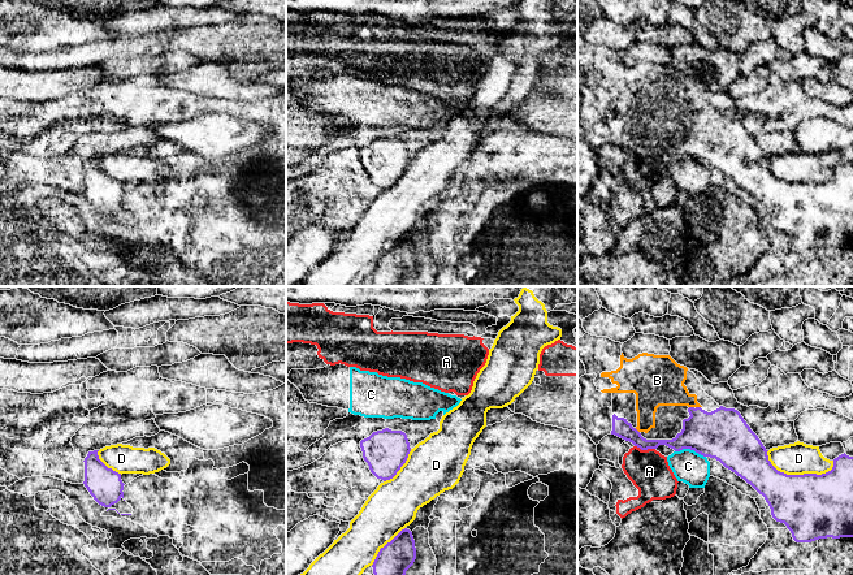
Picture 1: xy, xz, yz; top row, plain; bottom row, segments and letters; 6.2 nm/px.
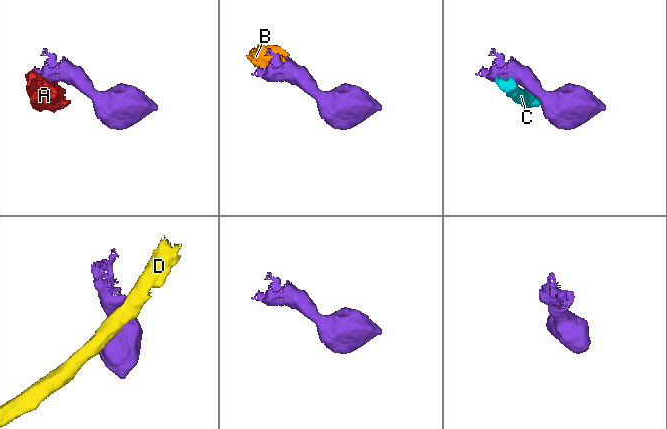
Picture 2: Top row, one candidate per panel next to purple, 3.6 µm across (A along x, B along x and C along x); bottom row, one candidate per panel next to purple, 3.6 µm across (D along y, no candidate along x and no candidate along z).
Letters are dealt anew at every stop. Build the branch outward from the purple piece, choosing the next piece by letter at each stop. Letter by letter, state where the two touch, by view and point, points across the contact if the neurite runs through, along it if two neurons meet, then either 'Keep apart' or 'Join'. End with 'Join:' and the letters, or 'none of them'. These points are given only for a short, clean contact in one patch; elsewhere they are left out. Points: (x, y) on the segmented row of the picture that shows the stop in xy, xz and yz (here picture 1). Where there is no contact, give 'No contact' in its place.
A: Touches purple at yz (645, 449). Boundary: yz (635, 445), (641, 449), (654, 449). Keep apart
B: Touches purple at yz (692, 407). Join
C: Touches purple at yz (691, 449). Keep apart
D: Touches purple at yz (797, 475). Keep apart
Join: B

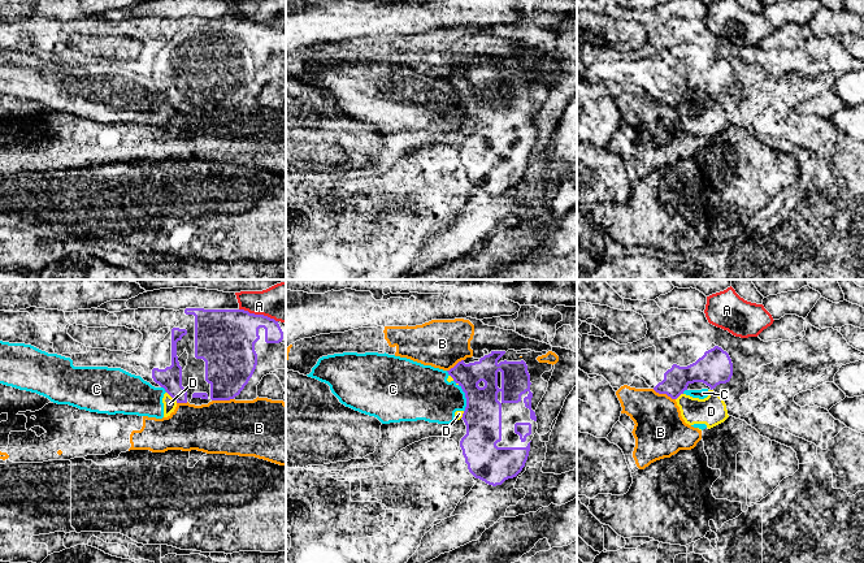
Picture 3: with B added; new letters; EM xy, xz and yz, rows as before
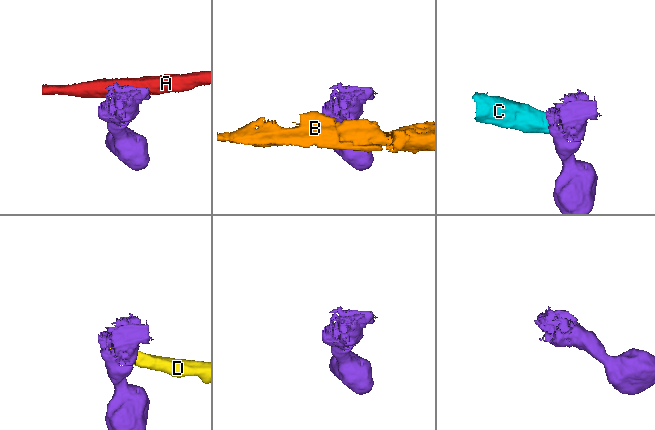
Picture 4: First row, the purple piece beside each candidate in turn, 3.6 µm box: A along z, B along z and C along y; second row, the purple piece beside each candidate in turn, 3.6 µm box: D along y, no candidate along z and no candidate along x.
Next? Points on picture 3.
A: Touches purple at xy (259, 315). Keep apart
B: Touches purple at yz (664, 393). Boundary: yz (652, 389), (665, 393), (674, 399). Keep apart
C: Touches purple at xz (465, 397). Boundary: xz (457, 385), (464, 393), (464, 411). Keep apart
D: Touches purple at xy (172, 397). Keep apart
Join: none of them

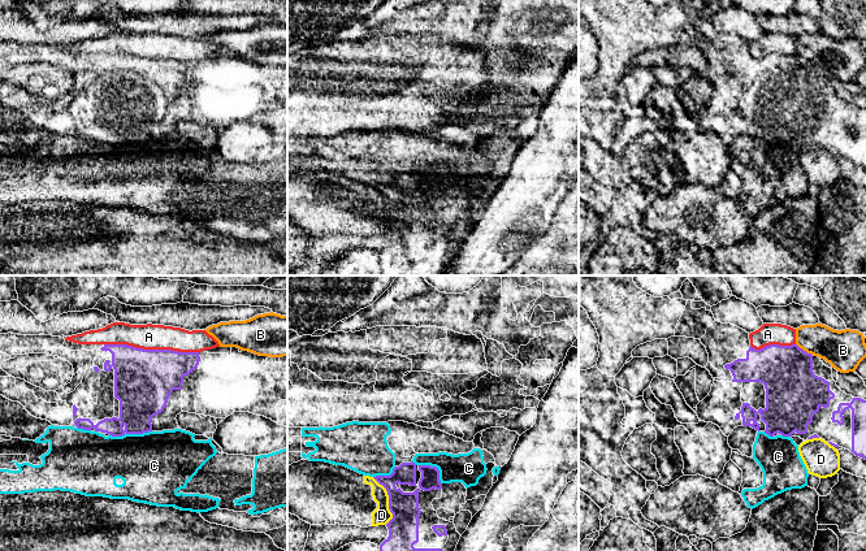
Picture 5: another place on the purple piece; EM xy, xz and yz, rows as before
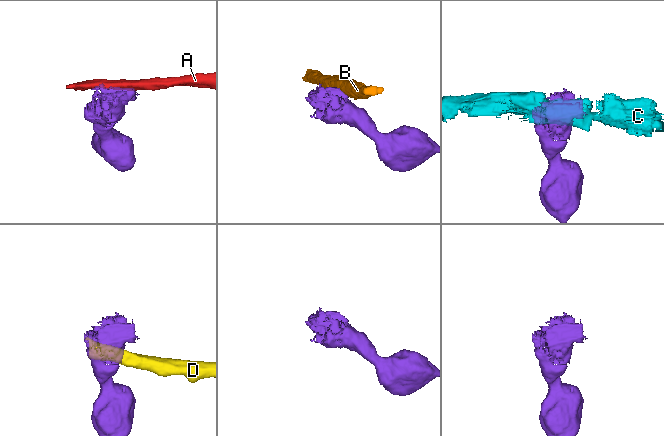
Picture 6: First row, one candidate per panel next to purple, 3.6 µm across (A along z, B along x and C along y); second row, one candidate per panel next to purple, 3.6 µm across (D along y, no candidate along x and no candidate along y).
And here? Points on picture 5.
A: Touches purple at xy (151, 350). Keep apart
B: Touches purple at yz (802, 350). Keep apart
C: Touches purple at xy (130, 433). Boundary: xy (151, 430), (109, 435). Keep apart
D: Touches purple at xz (389, 500). Keep apart
Join: none of them

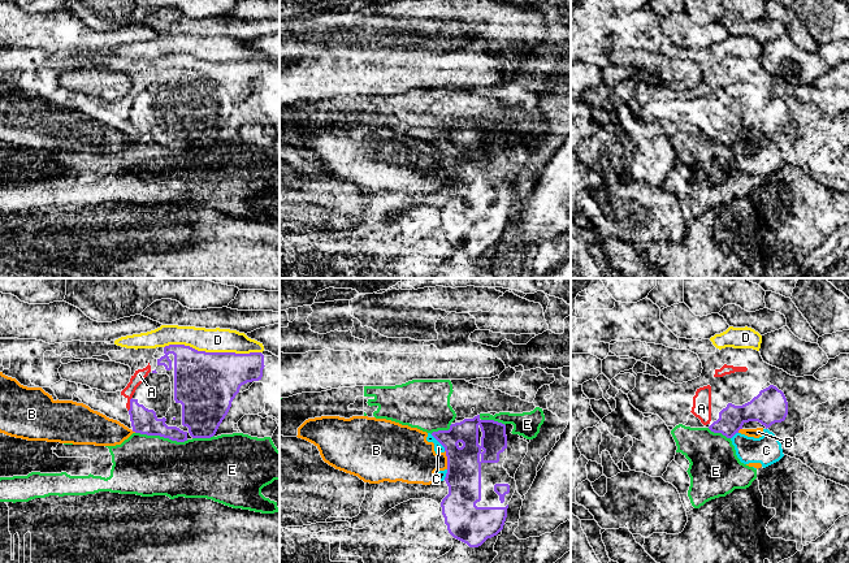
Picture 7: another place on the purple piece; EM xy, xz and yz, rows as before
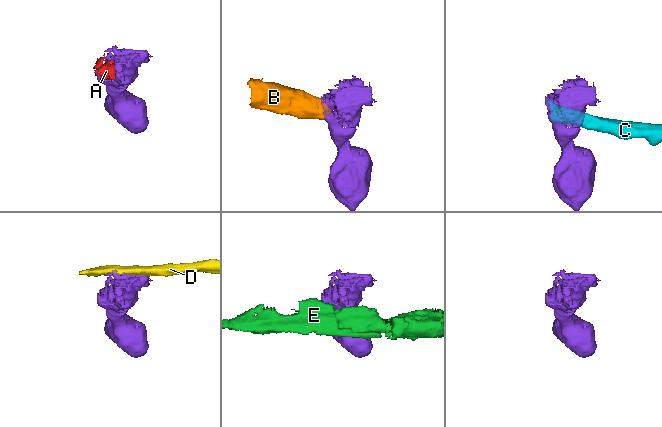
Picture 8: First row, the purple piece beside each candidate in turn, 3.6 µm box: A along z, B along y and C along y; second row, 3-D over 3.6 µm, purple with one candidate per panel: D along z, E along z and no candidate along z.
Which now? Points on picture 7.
A: Touches purple at xy (130, 403). Join
B: Touches purple at xz (447, 459). Boundary: xz (445, 450), (447, 468). Keep apart
C: Touches purple at xz (438, 441). Keep apart
D: Touches purple at xy (212, 353). Keep apart
E: Touches purple at xy (161, 436). Boundary: xy (135, 432), (163, 436), (177, 441), (187, 440). Keep apart
Join: A

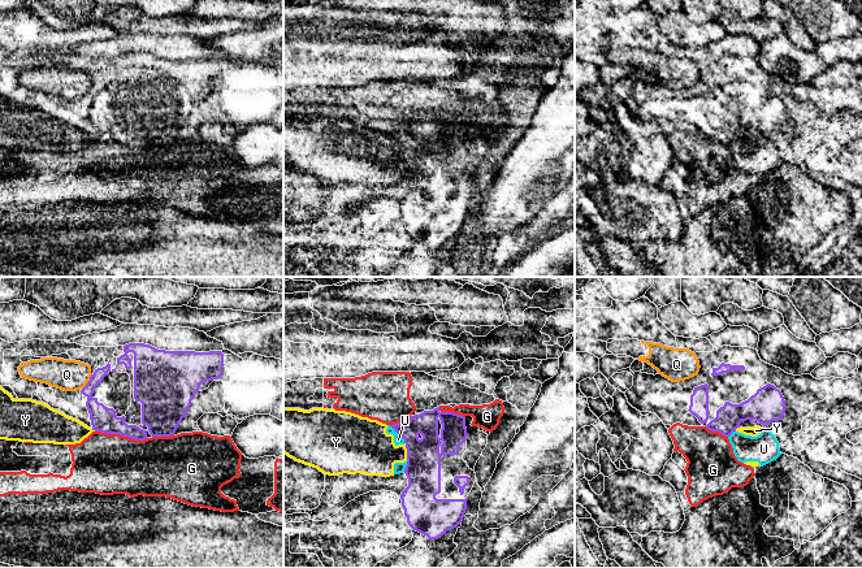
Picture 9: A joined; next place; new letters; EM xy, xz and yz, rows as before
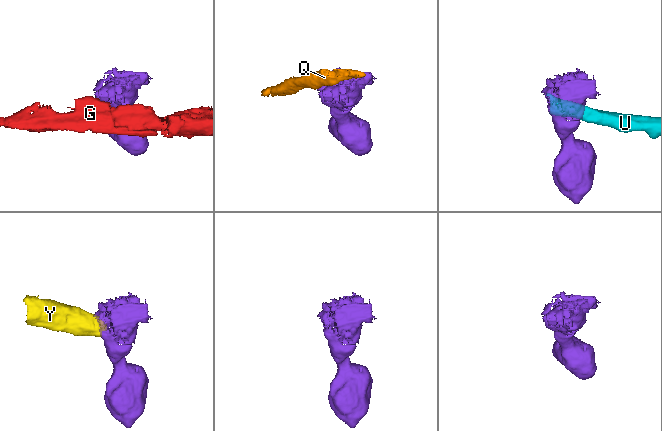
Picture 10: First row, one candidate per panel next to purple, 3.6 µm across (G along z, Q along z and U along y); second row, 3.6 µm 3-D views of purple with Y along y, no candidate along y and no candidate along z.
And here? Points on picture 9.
G: Touches purple at xy (121, 434). Boundary: xy (95, 430), (122, 434), (137, 439), (147, 438). Keep apart
Q: Touches purple at xy (87, 382). Boundary: xy (91, 374), (82, 389). Keep apart
U: Touches purple at xz (398, 433). Keep apart
Y: Touches purple at xz (407, 451). Boundary: xz (404, 442), (407, 460). Keep apart
Join: none of them

